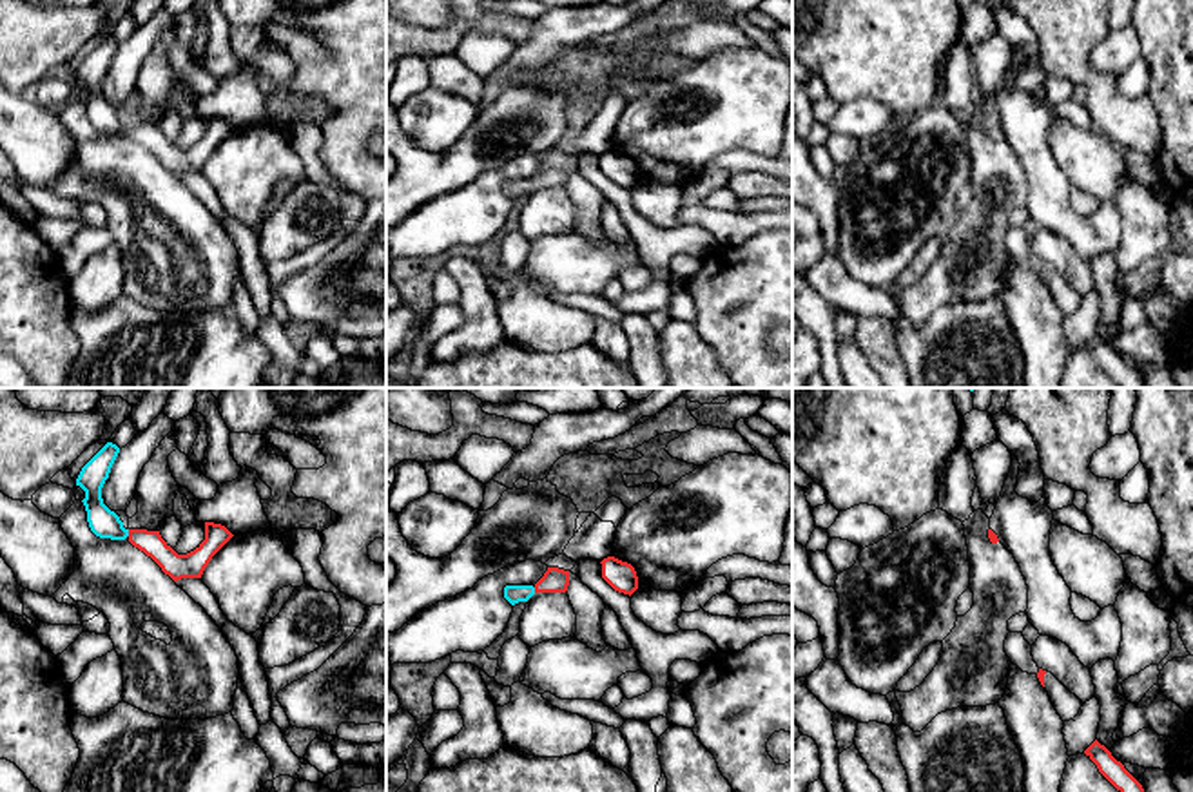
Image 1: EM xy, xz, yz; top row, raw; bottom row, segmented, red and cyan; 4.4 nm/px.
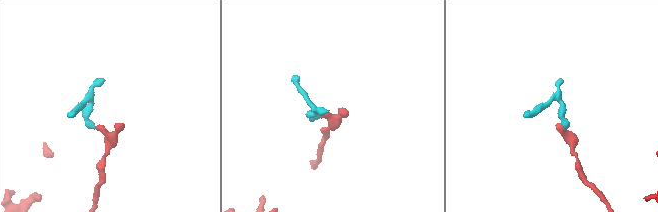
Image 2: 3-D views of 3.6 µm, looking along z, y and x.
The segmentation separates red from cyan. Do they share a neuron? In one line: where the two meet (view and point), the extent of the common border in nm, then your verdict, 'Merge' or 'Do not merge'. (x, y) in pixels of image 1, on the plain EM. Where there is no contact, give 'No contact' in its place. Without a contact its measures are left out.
Touches red at xy (129, 127). Shared border 30 nm. Merge

